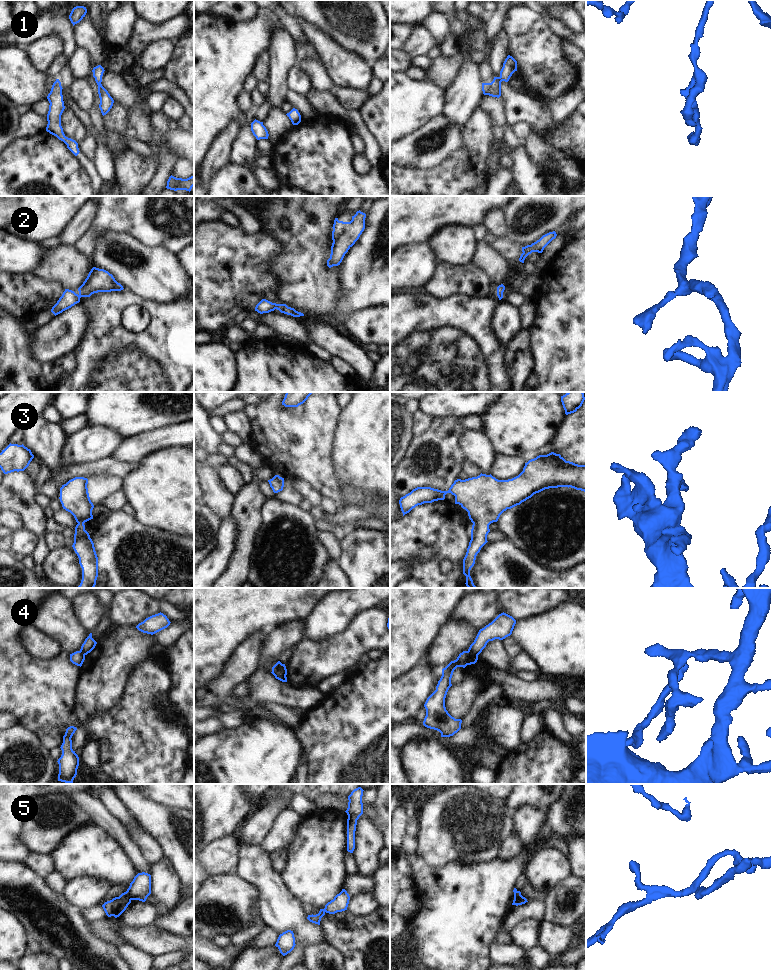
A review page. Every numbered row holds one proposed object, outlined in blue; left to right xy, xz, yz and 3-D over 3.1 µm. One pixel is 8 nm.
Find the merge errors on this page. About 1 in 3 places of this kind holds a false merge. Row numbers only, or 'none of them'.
4, 5

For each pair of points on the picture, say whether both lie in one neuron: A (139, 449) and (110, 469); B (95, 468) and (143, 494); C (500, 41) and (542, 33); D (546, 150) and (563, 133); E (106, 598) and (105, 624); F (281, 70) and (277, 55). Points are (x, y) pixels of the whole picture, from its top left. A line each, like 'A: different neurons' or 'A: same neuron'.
A: different neurons
B: different neurons
C: different neurons
D: same neuron
E: same neuron
F: same neuron

